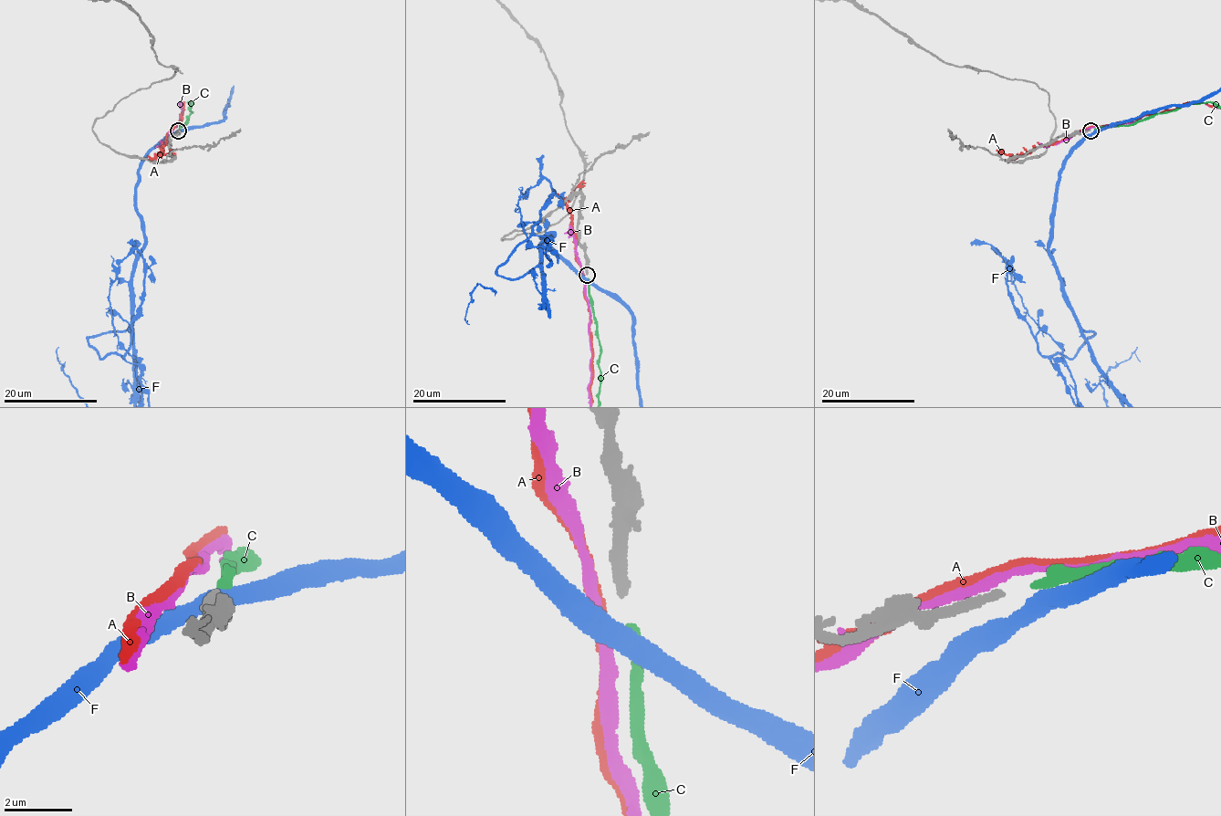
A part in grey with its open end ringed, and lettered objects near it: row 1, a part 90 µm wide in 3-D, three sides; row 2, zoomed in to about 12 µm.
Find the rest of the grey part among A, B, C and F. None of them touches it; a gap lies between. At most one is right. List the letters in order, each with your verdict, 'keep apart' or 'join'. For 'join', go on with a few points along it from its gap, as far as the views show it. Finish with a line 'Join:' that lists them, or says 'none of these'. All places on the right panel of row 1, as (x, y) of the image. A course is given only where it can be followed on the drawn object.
A: keep apart
B: keep apart
C: join
F: keep apart
Join: C

